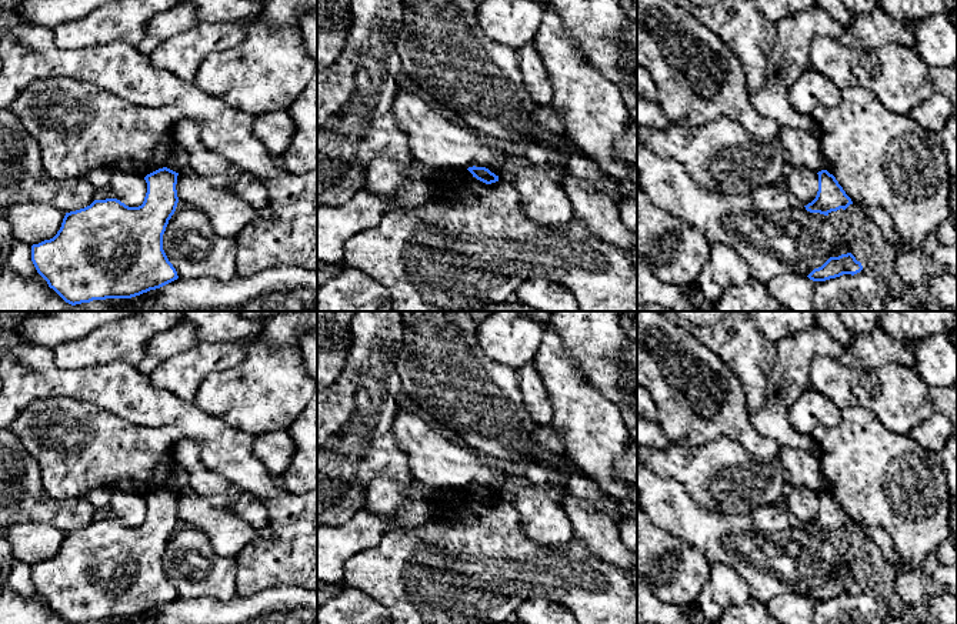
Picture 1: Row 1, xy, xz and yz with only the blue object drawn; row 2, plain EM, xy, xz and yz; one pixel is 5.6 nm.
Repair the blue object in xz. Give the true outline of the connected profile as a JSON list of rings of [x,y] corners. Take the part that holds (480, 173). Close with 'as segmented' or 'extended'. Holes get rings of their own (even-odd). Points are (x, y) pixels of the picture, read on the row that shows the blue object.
[[[469,167],[467,168],[473,177],[476,177],[477,180],[486,183],[486,184],[491,184],[491,183],[496,183],[498,181],[498,176],[496,176],[494,173],[491,173],[488,168],[486,167]]]; as segmented

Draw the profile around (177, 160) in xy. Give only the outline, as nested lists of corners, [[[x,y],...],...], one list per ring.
[[[174,143],[166,166],[176,173],[181,173],[189,167],[187,151],[179,143]]]

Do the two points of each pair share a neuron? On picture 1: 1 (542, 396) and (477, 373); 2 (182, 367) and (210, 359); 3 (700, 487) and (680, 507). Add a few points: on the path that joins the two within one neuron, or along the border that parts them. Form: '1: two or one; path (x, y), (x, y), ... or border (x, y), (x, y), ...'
1: two; border (517, 371), (517, 386), (533, 420)
2: one; path (189, 367), (203, 360)
3: two; border (662, 477), (676, 480), (700, 506), (720, 511)

